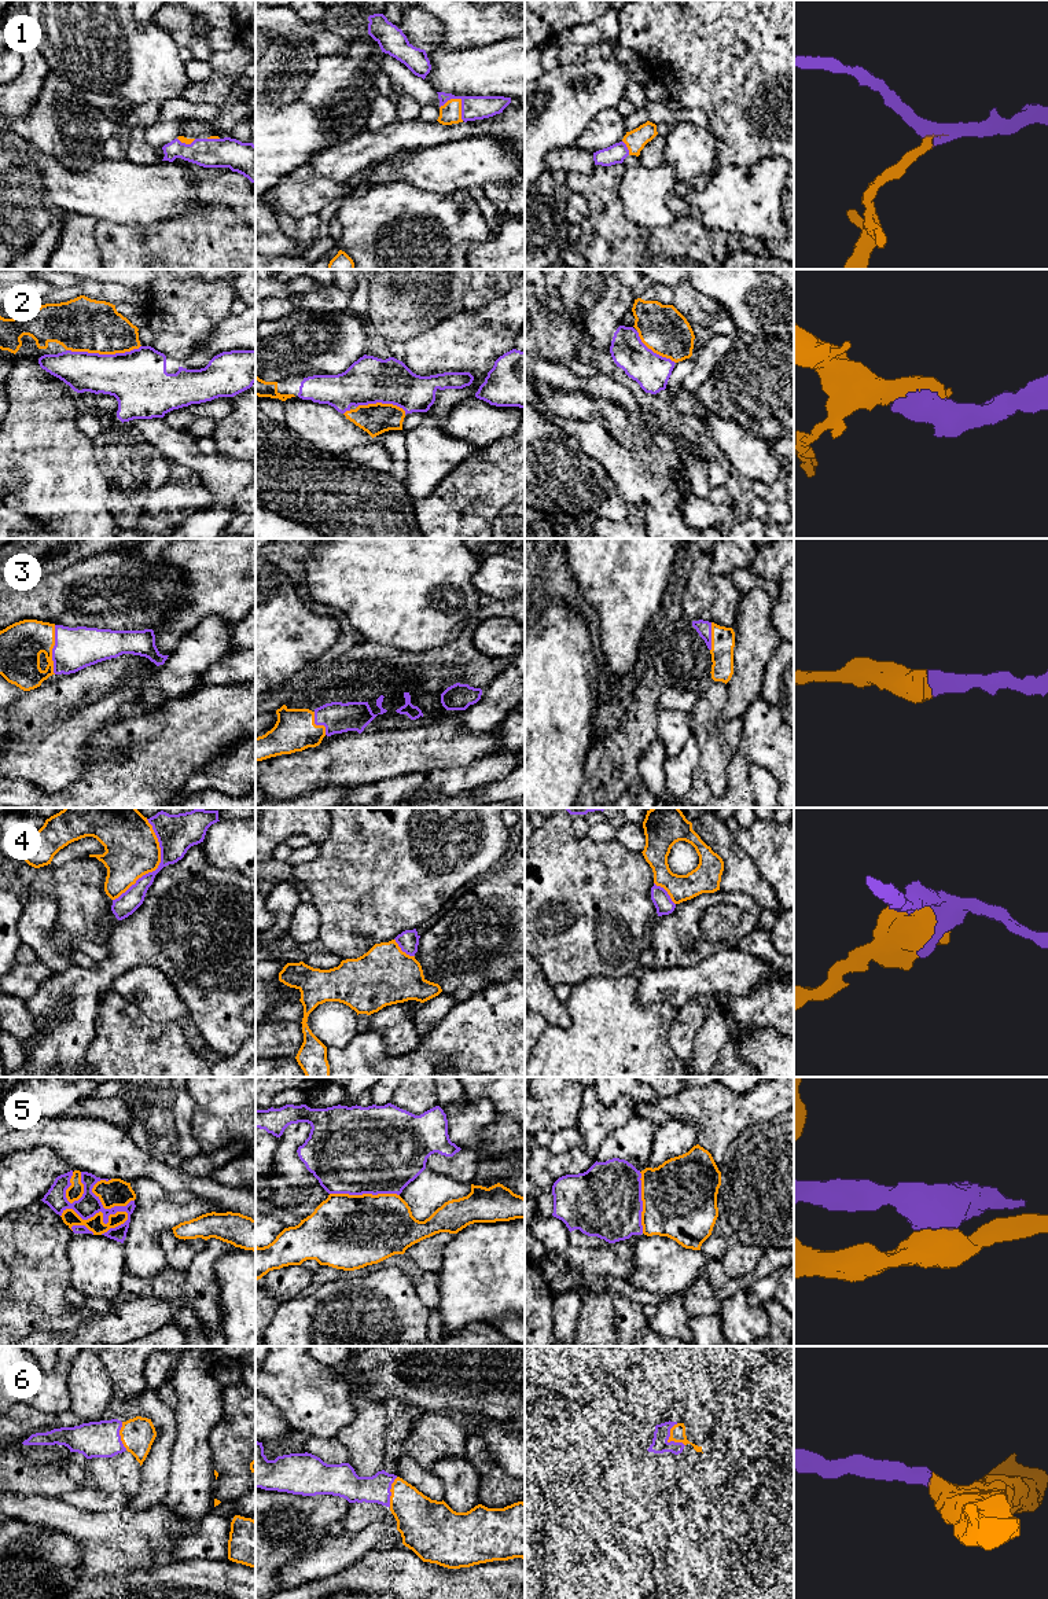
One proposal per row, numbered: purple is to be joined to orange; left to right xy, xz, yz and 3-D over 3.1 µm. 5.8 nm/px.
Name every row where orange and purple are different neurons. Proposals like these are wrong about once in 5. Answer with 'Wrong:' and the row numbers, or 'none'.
Wrong: 4, 5

